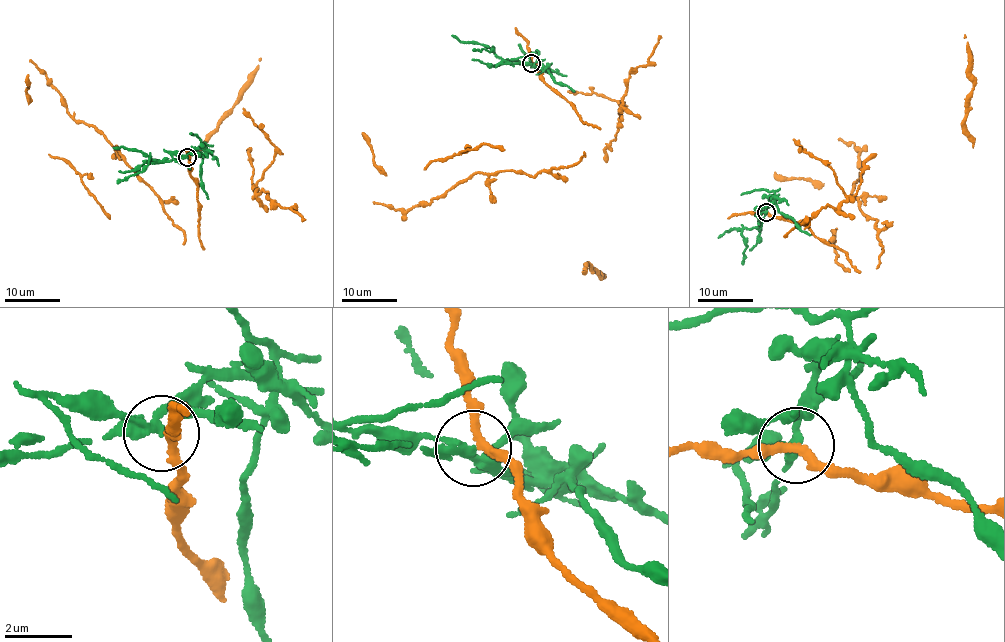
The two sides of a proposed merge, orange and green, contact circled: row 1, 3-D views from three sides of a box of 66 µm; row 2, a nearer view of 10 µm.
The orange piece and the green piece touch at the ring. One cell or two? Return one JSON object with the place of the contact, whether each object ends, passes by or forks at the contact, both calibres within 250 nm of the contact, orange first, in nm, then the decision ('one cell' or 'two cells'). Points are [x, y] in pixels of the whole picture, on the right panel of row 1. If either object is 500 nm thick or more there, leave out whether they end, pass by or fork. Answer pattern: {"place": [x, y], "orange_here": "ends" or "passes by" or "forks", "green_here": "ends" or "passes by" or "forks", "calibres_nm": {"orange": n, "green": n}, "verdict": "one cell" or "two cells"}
{"place": [766, 212], "orange_here": "passes by", "green_here": "forks", "calibres_nm": {"orange": 240, "green": 200}, "verdict": "two cells"}

